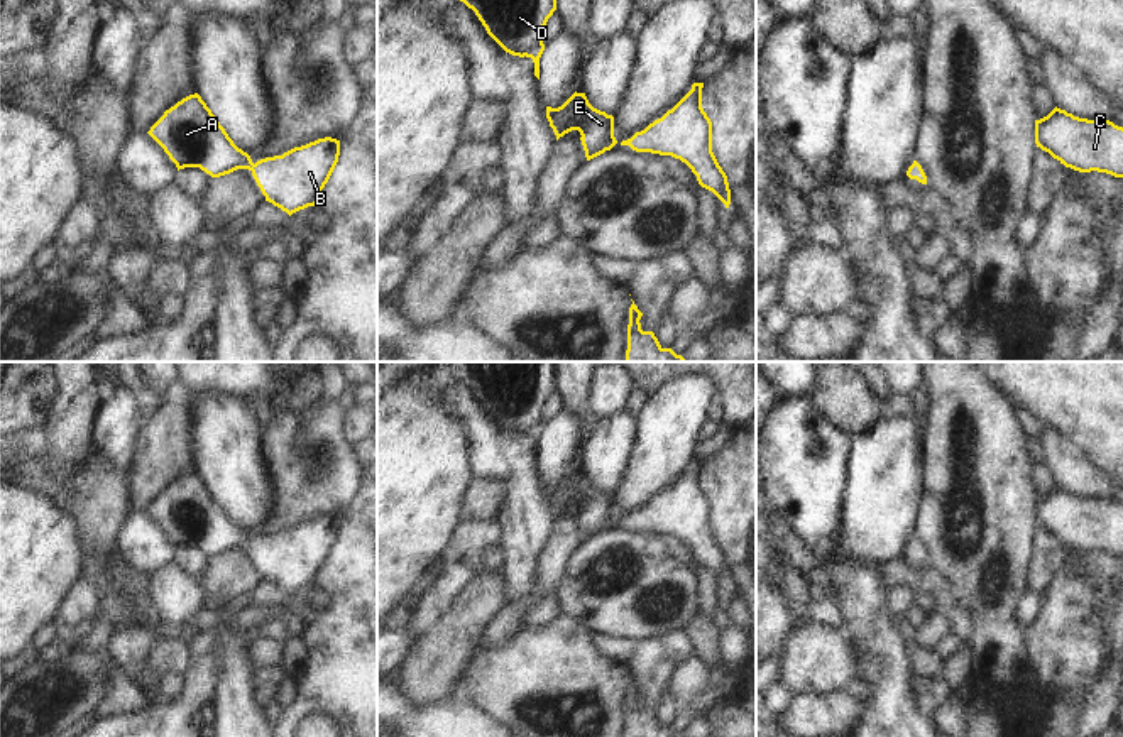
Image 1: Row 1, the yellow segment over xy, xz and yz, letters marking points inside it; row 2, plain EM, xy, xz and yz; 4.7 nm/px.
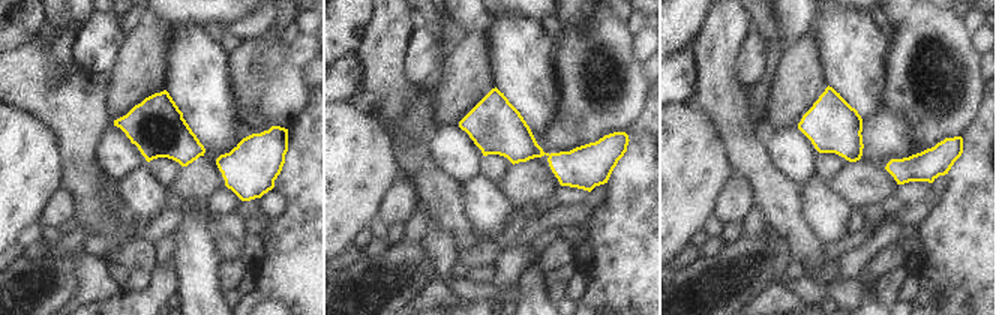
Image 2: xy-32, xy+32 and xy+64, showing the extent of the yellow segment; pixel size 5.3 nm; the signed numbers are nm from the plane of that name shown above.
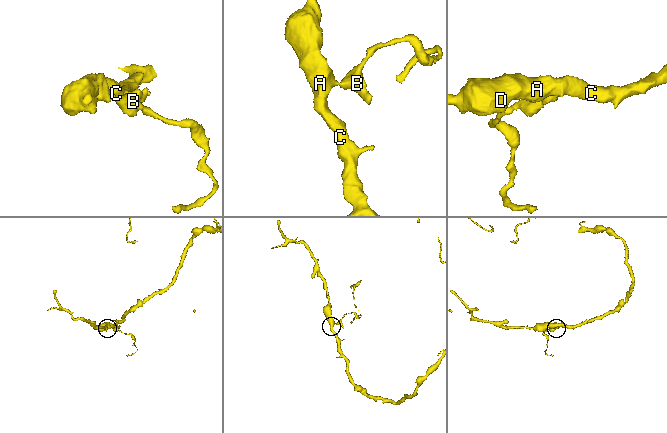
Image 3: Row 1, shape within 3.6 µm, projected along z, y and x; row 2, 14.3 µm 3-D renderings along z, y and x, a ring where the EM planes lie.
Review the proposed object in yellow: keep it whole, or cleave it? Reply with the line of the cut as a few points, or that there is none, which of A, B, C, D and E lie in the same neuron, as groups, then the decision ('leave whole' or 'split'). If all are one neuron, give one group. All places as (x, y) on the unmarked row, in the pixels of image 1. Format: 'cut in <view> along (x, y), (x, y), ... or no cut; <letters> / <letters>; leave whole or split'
no cut; A B C D E; leave whole

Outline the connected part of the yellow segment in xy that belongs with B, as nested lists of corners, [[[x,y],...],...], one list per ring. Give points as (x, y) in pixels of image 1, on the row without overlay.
[[[198,472],[166,489],[147,512],[164,527],[178,549],[200,546],[211,556],[220,556],[249,548],[266,580],[289,595],[318,581],[340,534],[340,519],[325,516],[254,543]]]

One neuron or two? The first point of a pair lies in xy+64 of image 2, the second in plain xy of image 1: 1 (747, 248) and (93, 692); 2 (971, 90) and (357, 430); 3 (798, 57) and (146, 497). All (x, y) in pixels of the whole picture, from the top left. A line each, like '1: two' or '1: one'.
1: one
2: two
3: one

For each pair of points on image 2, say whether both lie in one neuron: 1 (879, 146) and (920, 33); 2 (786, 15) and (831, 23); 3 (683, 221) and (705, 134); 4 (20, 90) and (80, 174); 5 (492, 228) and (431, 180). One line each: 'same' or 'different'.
1: same
2: different
3: same
4: same
5: different

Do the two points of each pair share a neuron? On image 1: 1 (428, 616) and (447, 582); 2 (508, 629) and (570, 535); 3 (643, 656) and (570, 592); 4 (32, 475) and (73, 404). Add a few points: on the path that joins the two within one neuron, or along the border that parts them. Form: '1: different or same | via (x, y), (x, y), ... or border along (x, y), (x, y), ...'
1: same | via (432, 607), (447, 590)
2: same | via (528, 605), (550, 582), (557, 558)
3: different | border along (596, 633), (621, 638), (662, 636)
4: different | border along (41, 421), (53, 440), (54, 469), (68, 475)

